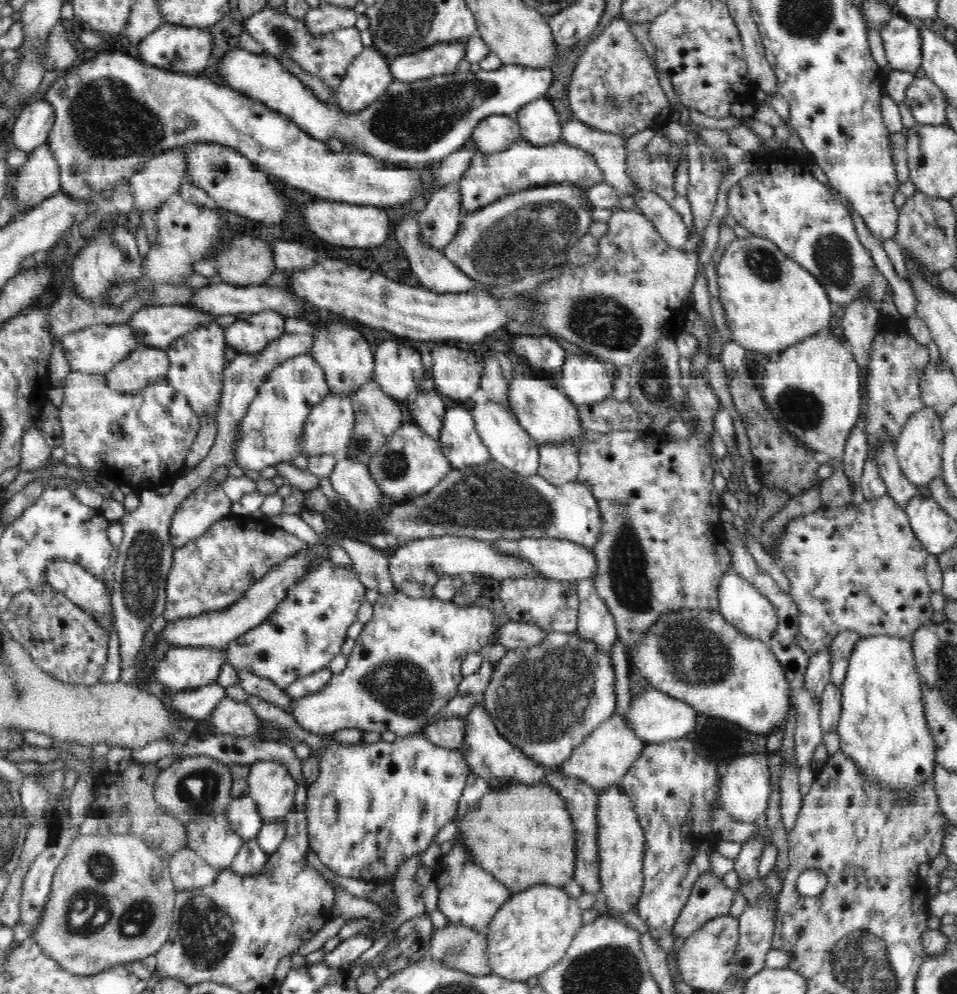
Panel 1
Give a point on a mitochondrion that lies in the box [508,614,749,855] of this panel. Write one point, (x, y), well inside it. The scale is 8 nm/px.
(693, 654)

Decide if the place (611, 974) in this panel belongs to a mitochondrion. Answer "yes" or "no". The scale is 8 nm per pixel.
yes

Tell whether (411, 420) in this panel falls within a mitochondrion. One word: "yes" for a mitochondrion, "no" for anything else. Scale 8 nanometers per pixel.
no

